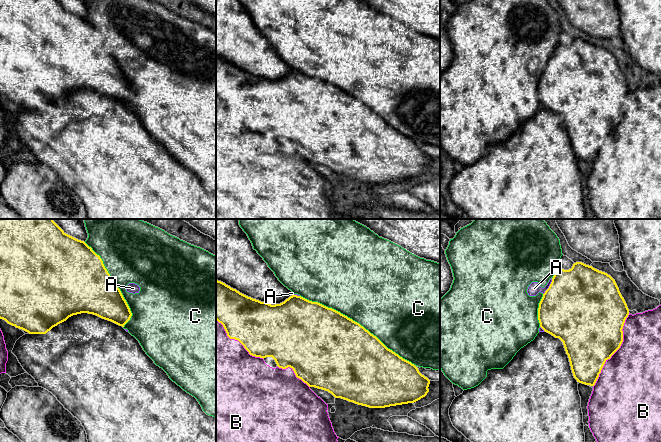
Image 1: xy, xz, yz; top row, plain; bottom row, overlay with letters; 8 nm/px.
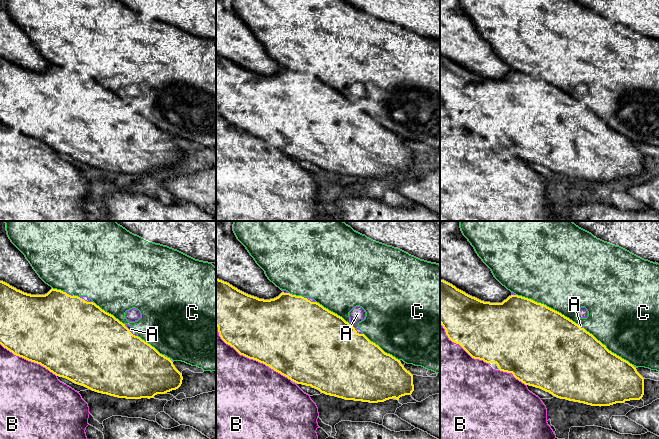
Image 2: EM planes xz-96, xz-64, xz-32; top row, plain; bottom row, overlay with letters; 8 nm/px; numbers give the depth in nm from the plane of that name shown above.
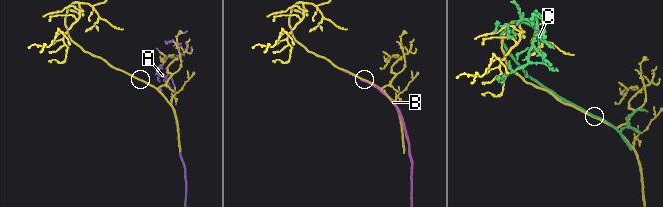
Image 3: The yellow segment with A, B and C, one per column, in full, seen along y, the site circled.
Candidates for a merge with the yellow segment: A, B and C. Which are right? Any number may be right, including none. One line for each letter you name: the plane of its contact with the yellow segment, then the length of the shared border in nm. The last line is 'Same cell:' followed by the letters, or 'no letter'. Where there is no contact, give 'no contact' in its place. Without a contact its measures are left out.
A: contact in yz; length 150 nm
Same cell: A

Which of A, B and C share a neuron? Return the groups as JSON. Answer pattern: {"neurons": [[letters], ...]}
{"neurons": [["A"], ["B"], ["C"]]}

